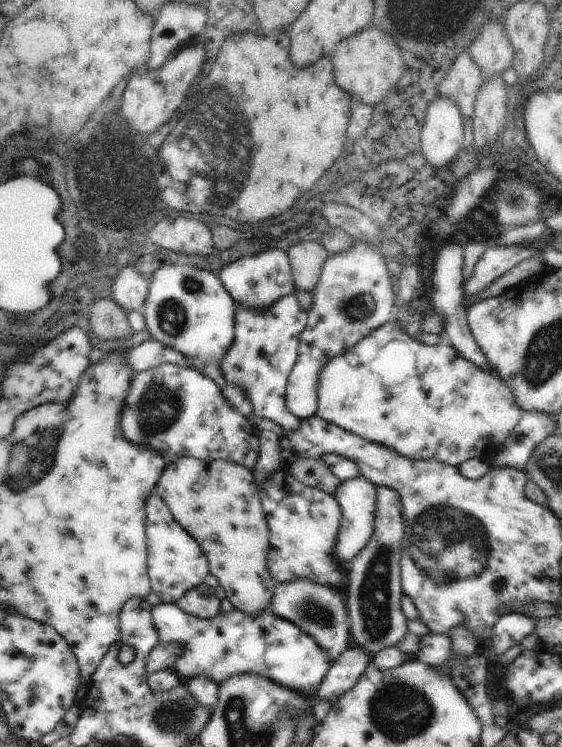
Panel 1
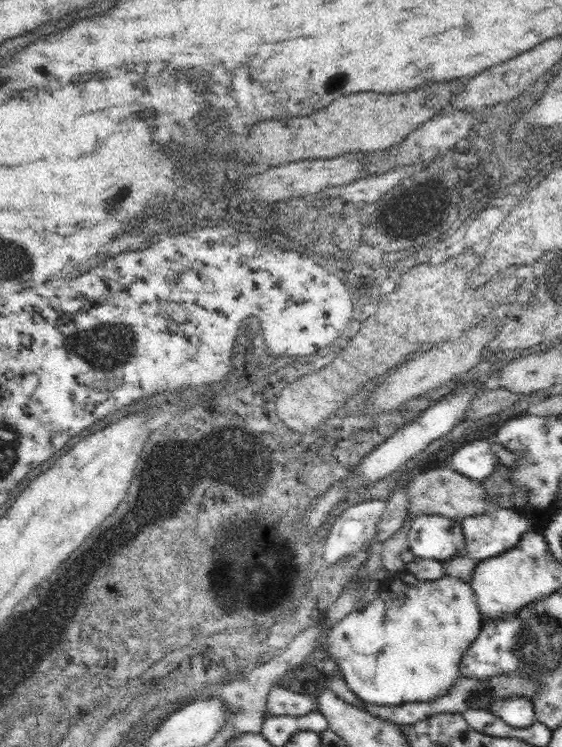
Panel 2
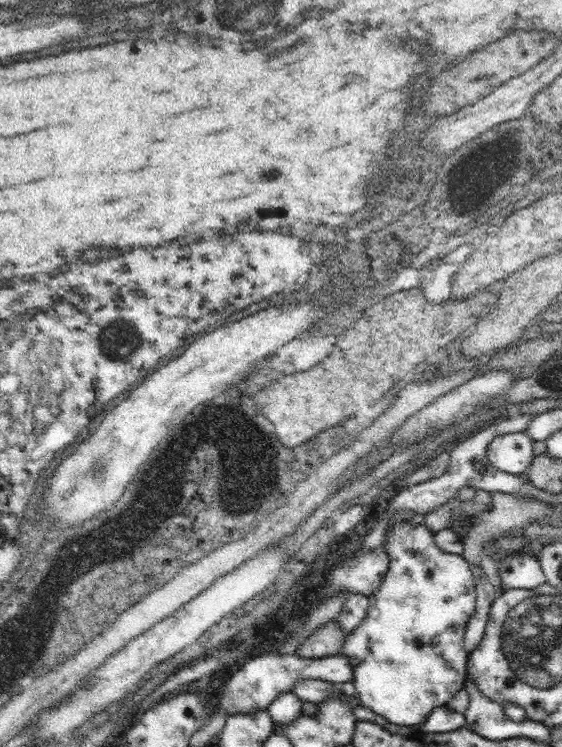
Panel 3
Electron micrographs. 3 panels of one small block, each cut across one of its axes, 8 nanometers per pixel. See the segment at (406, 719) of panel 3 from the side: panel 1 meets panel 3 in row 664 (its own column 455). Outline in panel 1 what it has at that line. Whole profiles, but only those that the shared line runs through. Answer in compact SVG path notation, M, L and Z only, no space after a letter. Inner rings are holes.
M391 318L381 328L361 338L347 354L339 354L325 364L317 376L317 418L327 424L361 436L361 440L381 444L407 460L433 460L459 468L467 460L489 462L505 442L523 410L515 404L513 392L493 372L479 370L459 356L445 342L425 346L409 338Z

